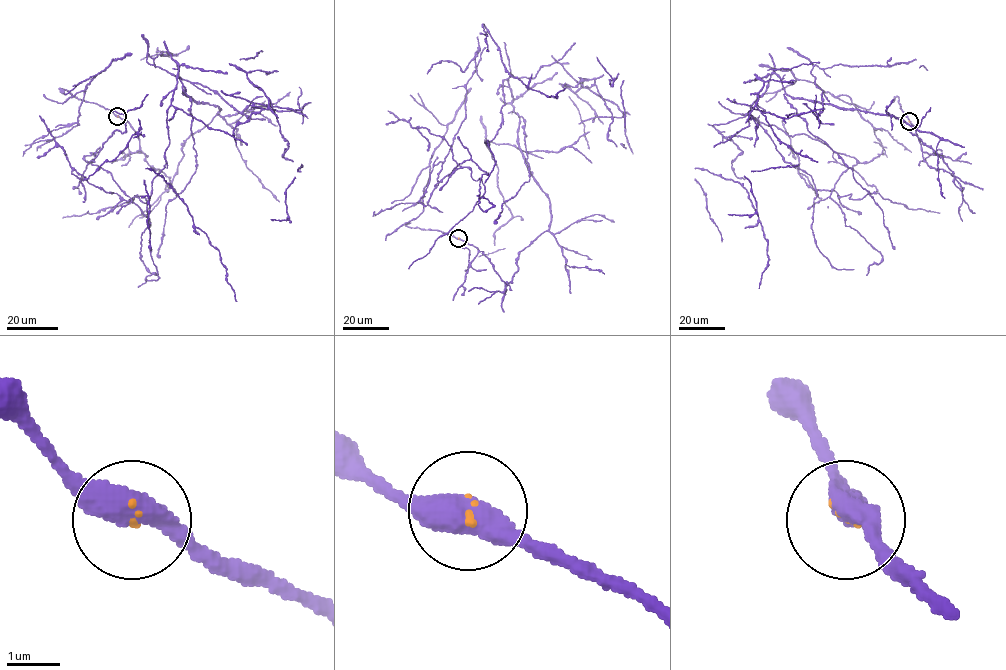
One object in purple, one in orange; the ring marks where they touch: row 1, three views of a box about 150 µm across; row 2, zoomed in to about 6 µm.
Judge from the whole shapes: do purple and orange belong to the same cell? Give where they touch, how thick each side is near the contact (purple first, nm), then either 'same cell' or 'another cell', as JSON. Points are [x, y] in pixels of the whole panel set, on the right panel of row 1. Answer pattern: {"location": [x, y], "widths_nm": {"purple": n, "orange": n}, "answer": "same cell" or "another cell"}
{"location": [909, 121], "widths_nm": {"purple": 500, "orange": 70}, "answer": "same cell"}

